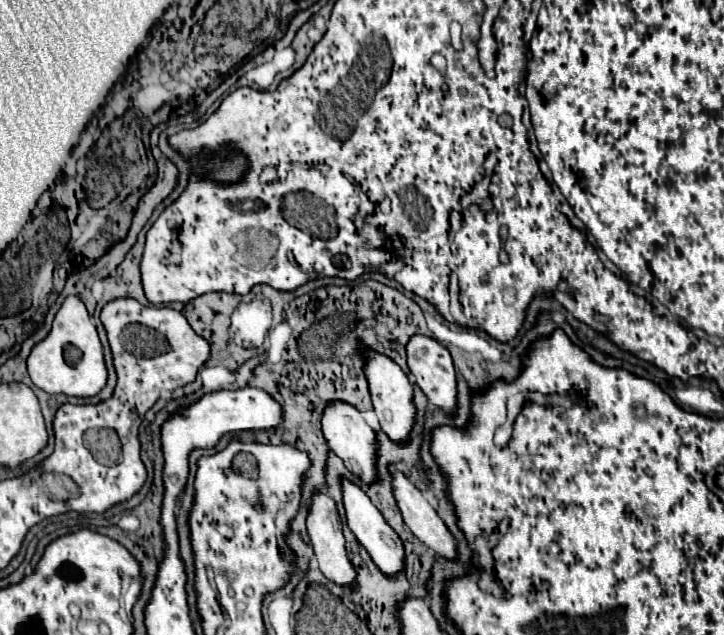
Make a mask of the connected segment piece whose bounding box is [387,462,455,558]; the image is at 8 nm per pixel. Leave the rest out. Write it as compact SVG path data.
M395 462L389 464L387 470L391 474L393 496L409 530L435 554L443 558L455 558L455 540L445 528L443 520L437 516L435 508L427 502L423 492L415 488L411 480L407 480L407 476L399 470Z

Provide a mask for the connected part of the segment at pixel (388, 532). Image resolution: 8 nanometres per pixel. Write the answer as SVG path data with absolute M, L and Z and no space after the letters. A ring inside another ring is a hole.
M347 478L341 480L341 492L343 492L343 506L345 506L349 530L357 536L361 546L371 554L373 562L381 568L381 572L387 572L387 574L395 574L395 572L403 570L403 544L399 540L399 536L387 526L381 512L371 504L369 496Z

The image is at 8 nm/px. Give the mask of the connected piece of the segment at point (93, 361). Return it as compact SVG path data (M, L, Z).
M67 296L55 314L49 334L31 348L27 370L35 386L47 394L67 396L95 396L107 382L107 368L103 362L103 348L97 330L87 314L85 304L77 296Z

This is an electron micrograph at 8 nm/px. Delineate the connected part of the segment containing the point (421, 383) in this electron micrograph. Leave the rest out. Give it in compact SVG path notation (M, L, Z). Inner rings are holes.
M415 334L409 338L407 346L407 366L417 382L417 386L425 392L425 396L439 408L443 408L445 412L453 412L455 410L455 370L453 370L453 362L451 356L447 352L447 348L443 344L439 344L435 338L429 336L421 336Z

